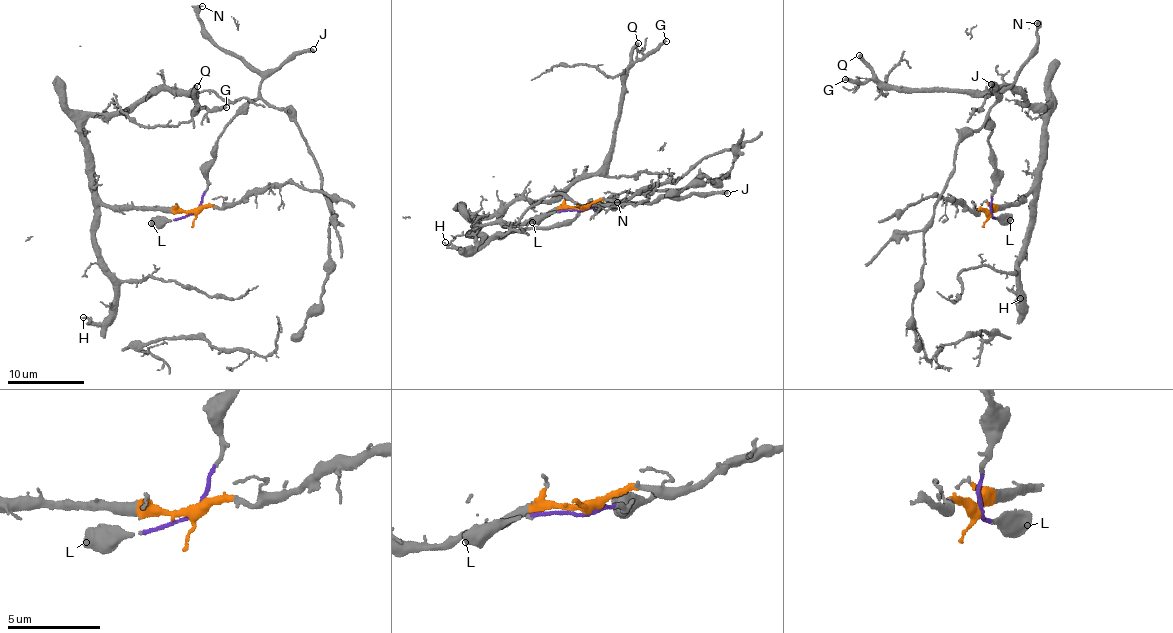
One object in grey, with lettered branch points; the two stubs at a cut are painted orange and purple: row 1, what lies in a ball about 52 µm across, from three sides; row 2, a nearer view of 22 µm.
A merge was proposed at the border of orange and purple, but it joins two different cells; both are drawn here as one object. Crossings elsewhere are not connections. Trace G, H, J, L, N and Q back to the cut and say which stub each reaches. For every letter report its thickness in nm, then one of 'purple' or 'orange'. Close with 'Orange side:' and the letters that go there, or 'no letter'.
G: 300 nm thick; orange
H: 130 nm thick; orange
J: 400 nm thick; purple
L: 800 nm thick; purple
N: 240 nm thick; purple
Q: 340 nm thick; orange
Orange side: G, H, Q

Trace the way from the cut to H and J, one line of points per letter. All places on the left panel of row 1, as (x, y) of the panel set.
H: (196, 211), (96, 207), (94, 250), (113, 285), (115, 309), (98, 323), (82, 318)
J: (196, 213), (206, 188), (207, 165), (223, 127), (254, 98), (264, 79), (296, 54), (314, 49)

